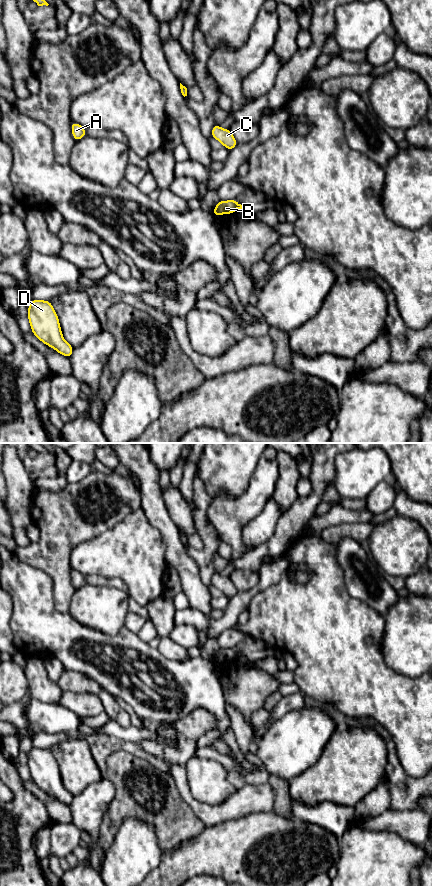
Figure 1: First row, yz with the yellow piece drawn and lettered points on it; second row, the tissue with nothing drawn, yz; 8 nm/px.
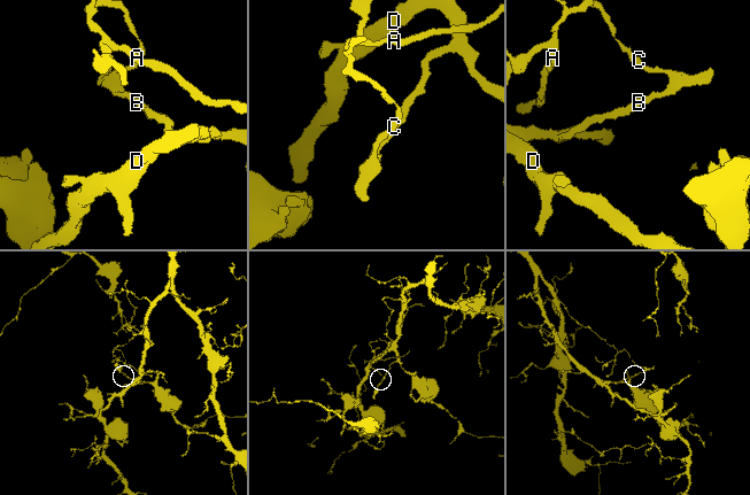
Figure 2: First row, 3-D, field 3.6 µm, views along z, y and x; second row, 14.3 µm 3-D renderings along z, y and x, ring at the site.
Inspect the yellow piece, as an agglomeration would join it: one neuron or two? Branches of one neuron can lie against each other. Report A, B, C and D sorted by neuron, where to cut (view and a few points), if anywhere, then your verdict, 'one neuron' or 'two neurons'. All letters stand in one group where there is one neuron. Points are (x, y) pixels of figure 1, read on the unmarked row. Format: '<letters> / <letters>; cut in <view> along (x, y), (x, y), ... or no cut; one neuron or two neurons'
A C / B D; cut in yz along (238, 652), (235, 656); two neurons

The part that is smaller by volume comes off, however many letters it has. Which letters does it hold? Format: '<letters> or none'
A, C

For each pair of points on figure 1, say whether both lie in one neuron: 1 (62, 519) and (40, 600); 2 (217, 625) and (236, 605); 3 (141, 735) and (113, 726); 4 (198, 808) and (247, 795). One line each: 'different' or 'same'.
1: different
2: same
3: same
4: same

